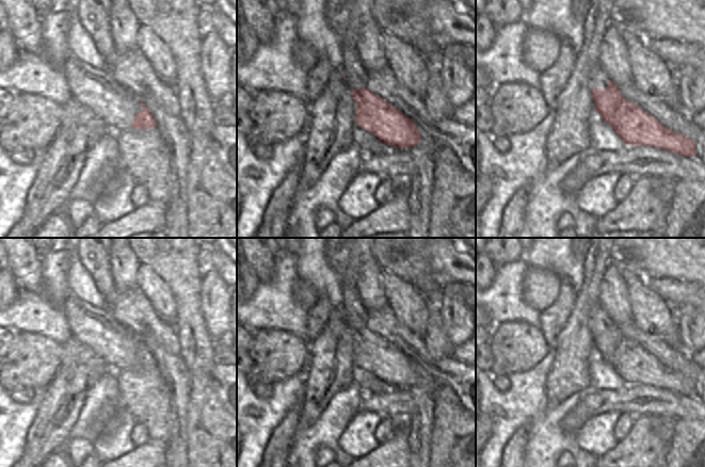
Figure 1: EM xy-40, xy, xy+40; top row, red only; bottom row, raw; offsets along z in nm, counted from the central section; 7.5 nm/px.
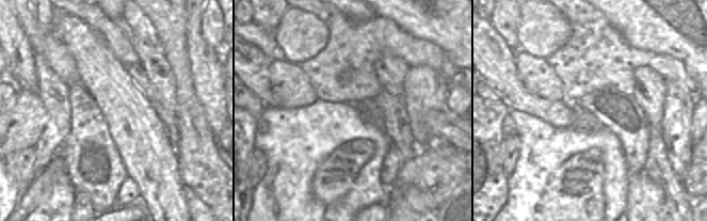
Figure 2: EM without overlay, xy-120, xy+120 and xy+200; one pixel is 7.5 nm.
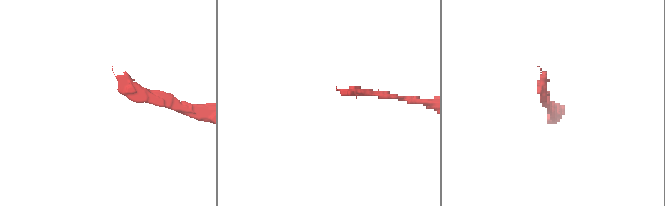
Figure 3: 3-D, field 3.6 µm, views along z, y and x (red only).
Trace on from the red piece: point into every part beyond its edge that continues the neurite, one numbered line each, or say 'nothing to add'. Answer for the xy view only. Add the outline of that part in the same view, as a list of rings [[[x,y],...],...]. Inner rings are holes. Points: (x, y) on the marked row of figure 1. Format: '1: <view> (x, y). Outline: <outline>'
1: xy (353, 101). Outline: [[[350,94],[350,98],[352,100],[352,122],[354,124],[354,127],[357,127],[357,124],[355,122],[355,117],[356,117],[356,102],[353,98],[353,96]]]

